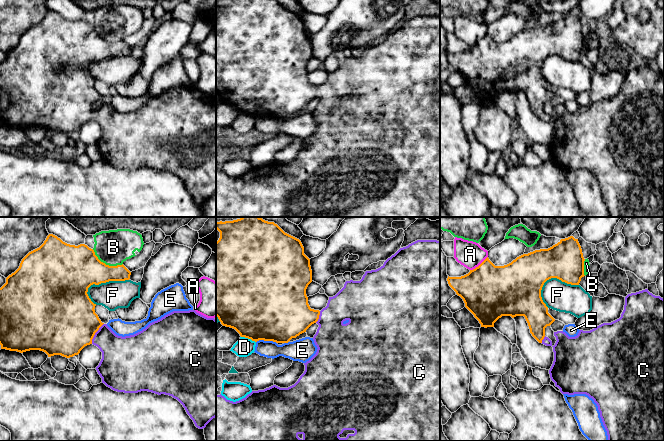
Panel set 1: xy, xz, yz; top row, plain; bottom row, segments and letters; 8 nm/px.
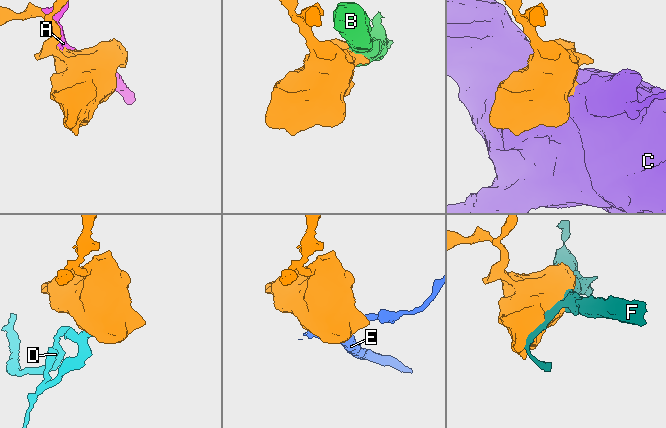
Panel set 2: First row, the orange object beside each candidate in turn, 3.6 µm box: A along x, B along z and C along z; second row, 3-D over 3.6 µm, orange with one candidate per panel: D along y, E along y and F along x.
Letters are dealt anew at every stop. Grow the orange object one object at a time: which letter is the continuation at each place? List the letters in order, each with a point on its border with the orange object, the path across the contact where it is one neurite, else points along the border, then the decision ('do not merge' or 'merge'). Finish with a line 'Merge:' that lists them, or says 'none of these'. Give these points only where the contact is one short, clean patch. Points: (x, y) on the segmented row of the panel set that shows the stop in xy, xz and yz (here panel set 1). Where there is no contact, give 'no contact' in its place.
A: contact yz (479, 265); do not merge
B: contact xy (105, 264); do not merge
C: contact xy (95, 332); way xy (66, 322), (95, 332), (118, 353); merge
D: contact xz (248, 338); border xz (241, 336), (250, 338), (255, 342); do not merge
E: contact xz (266, 340); border xz (256, 341), (272, 340), (276, 343); do not merge
F: contact yz (553, 277); do not merge
Merge: C

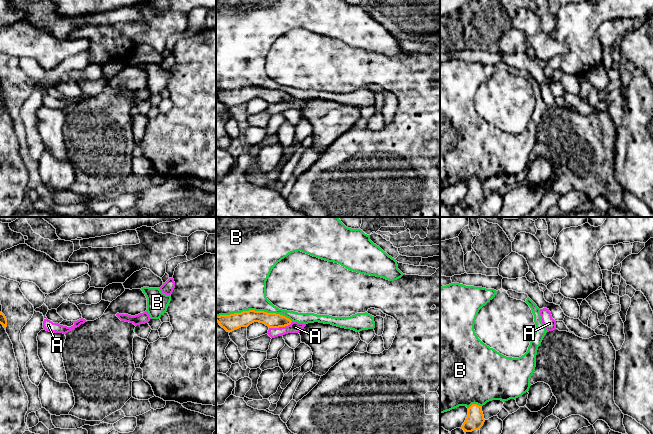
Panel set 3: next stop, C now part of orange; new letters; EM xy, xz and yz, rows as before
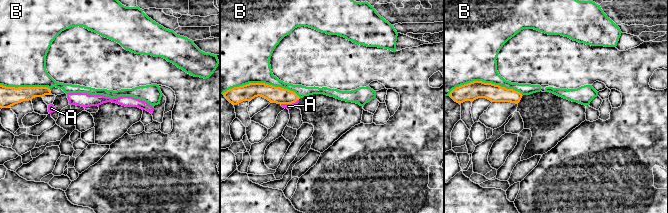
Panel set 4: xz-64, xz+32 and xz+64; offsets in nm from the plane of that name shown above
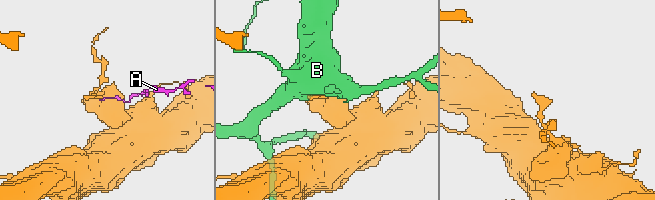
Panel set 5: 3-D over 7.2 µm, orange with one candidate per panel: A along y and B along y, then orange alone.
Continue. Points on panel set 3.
A: contact xz (280, 326); border xz (292, 321), (284, 326), (269, 328); do not merge
B: contact xz (254, 310); do not merge
Merge: none of these

